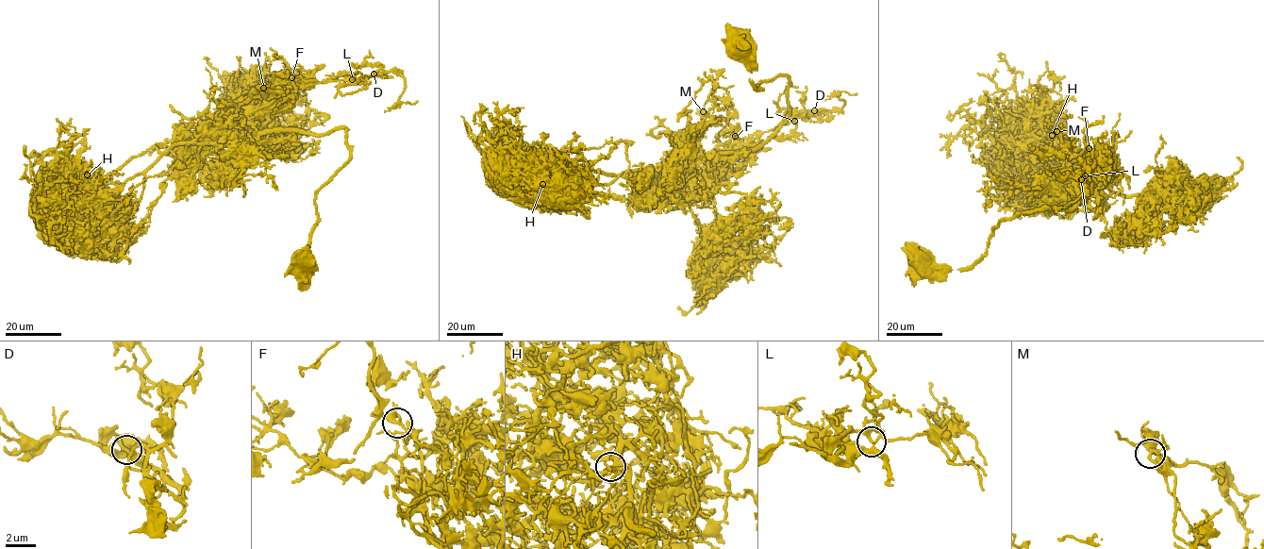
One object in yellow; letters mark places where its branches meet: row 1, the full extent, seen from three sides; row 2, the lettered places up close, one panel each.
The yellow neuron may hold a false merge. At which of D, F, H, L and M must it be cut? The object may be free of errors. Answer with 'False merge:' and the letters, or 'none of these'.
False merge: none of these

